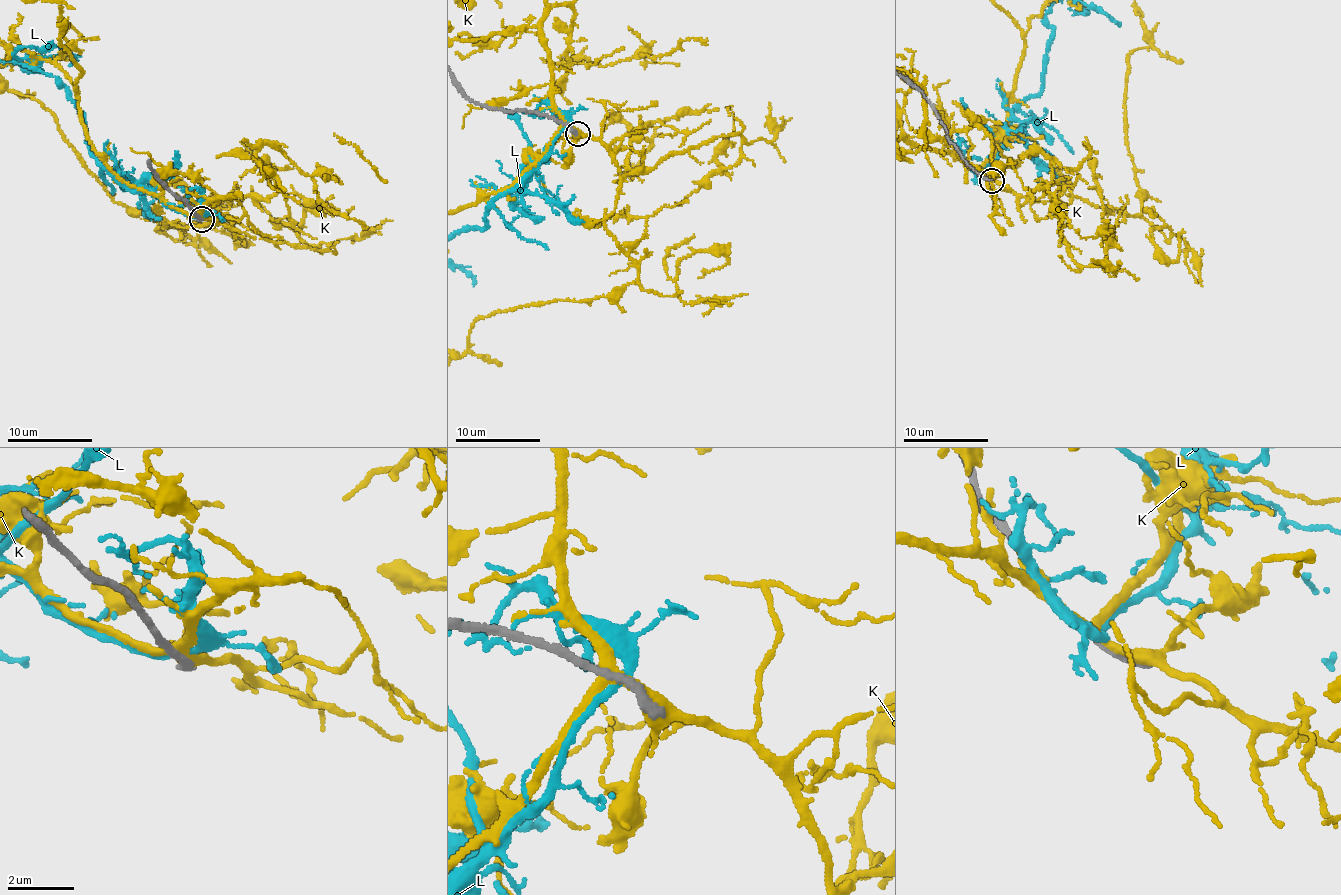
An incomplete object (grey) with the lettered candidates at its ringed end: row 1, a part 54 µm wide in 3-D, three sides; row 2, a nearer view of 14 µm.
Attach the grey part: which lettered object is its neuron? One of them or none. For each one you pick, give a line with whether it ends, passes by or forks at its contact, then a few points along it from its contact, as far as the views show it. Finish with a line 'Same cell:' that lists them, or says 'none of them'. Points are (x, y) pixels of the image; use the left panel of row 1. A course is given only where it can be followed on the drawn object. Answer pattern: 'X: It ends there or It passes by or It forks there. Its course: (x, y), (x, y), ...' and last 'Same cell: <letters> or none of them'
Same cell: none of them

